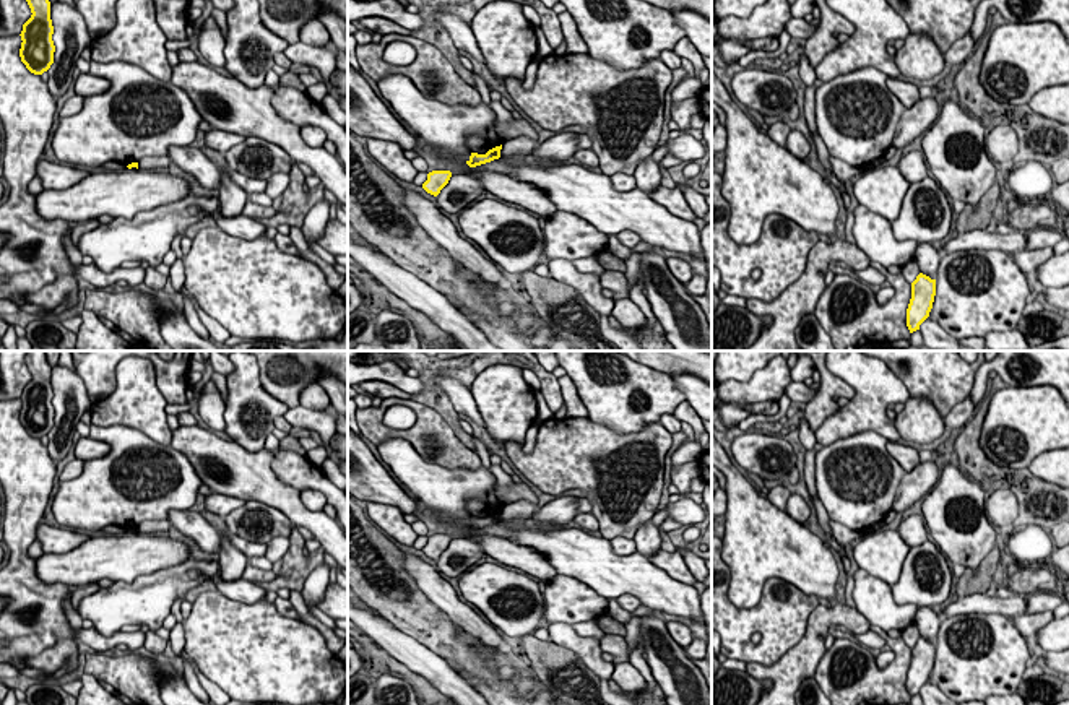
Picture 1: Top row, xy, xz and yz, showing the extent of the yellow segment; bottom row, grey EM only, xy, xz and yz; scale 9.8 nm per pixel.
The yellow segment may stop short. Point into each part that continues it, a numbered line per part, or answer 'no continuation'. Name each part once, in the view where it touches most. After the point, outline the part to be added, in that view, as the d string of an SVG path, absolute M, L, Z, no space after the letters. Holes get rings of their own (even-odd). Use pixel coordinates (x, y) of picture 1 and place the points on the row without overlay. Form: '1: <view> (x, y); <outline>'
no continuation

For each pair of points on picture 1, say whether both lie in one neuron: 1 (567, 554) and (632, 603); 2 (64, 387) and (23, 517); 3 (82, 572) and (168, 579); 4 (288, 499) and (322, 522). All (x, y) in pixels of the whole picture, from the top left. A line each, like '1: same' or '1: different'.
1: different
2: different
3: different
4: same

